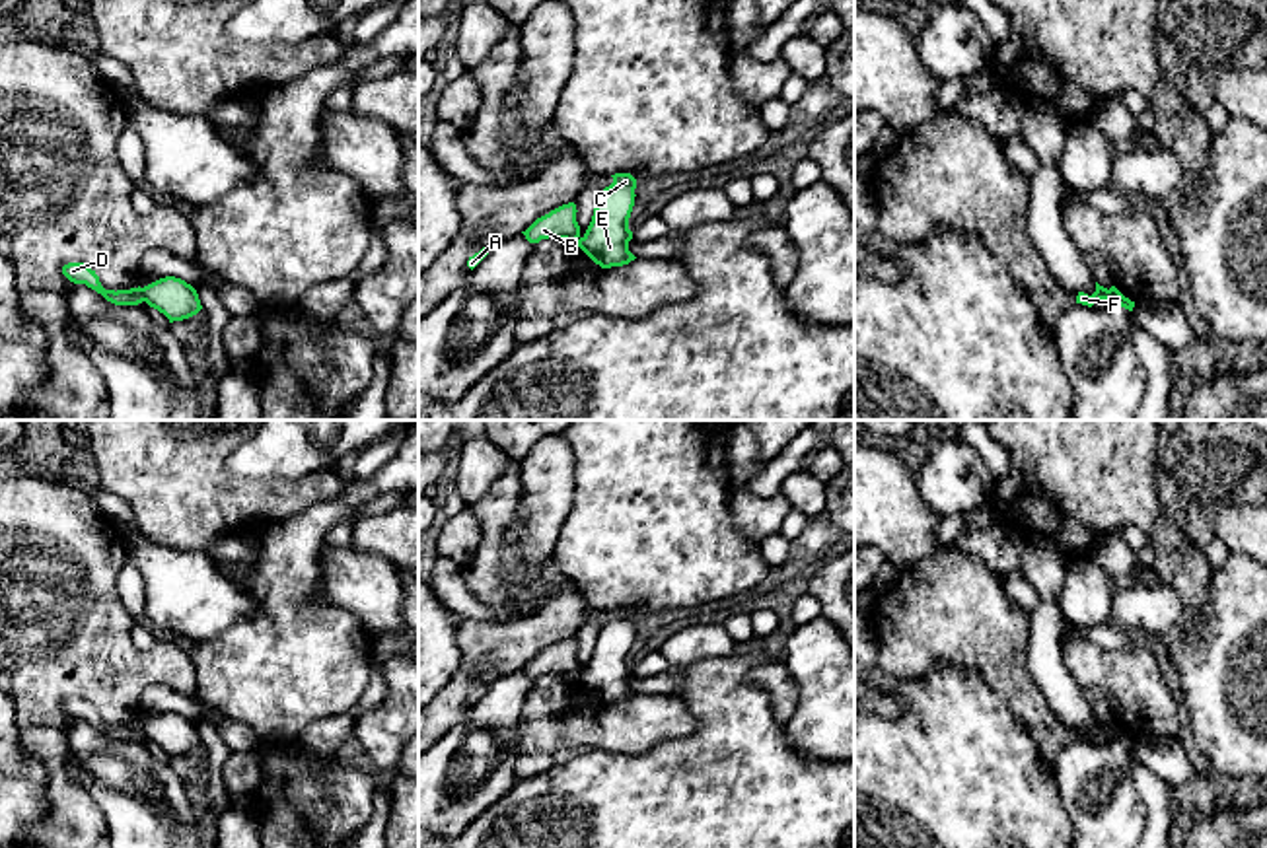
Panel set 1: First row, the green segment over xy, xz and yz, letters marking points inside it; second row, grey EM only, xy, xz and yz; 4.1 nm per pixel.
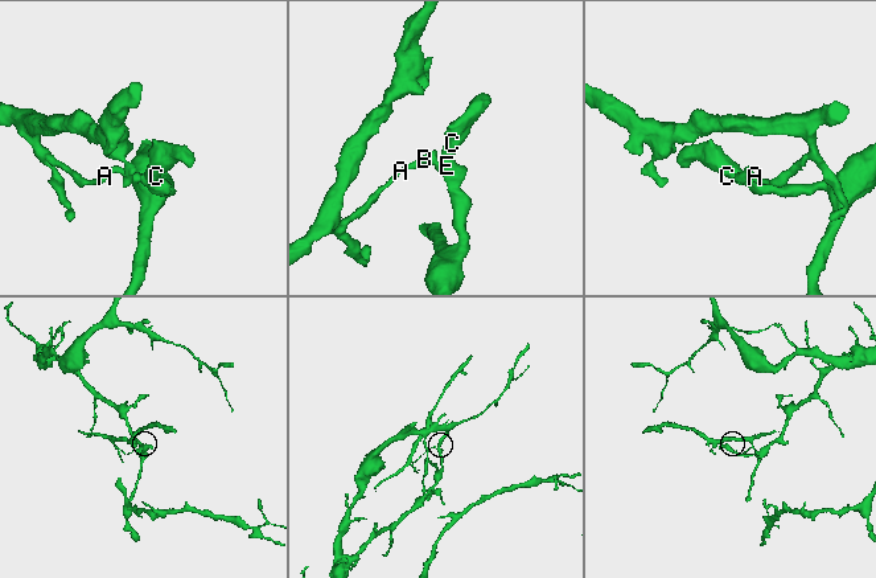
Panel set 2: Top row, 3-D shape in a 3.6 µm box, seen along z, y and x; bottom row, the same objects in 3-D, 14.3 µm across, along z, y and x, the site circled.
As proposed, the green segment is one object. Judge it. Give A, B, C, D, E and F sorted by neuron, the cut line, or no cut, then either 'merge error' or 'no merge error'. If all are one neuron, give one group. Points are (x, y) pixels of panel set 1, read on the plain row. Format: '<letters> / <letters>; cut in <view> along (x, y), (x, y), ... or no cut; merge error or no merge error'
A B D F / C E; cut in xy along (141, 724), (143, 736); merge error

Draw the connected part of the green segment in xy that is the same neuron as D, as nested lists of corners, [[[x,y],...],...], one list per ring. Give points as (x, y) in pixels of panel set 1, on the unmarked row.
[[[68,698],[62,702],[62,710],[74,718],[74,720],[86,720],[88,724],[101,729],[107,737],[115,741],[138,741],[142,739],[142,724],[130,724],[130,725],[105,725],[99,718],[99,712],[95,706],[86,702],[84,698]]]

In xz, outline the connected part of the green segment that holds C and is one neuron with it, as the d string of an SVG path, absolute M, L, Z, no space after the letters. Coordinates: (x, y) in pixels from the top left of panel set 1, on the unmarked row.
M615 609L611 613L613 618L605 622L597 632L586 669L576 677L576 681L601 704L623 702L636 694L629 687L629 677L633 675L629 654L634 642L636 615L631 609Z

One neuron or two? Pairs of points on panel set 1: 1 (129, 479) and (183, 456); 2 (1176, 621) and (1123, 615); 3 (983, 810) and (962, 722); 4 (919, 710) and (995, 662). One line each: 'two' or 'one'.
1: one
2: one
3: one
4: two

